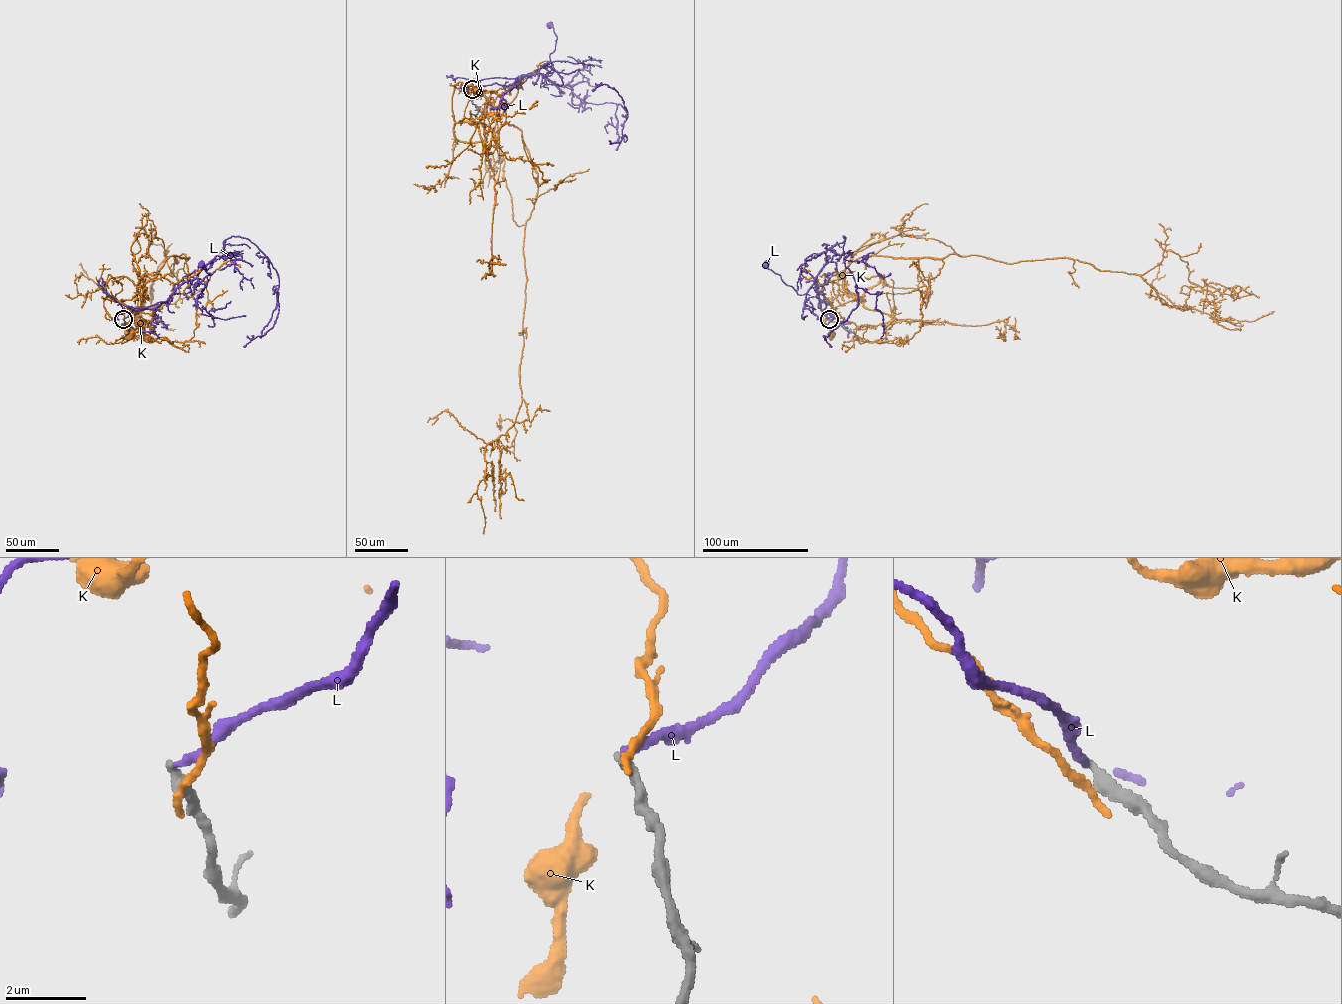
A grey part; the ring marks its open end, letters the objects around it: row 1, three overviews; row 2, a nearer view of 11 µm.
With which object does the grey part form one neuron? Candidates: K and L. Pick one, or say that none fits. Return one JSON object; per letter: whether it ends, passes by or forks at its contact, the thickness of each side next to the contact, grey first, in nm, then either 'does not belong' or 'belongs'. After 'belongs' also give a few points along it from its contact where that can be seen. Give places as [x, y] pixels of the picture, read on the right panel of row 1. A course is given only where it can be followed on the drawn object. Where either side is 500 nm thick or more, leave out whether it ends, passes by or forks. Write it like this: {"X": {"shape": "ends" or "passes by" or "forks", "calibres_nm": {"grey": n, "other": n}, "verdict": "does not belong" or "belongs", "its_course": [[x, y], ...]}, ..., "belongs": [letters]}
{"K": {"shape": "ends", "calibres_nm": {"grey": 340, "other": 240}, "verdict": "does not belong"}, "L": {"shape": "ends", "calibres_nm": {"grey": 280, "other": 200}, "verdict": "belongs", "its_course": [[829, 319], [818, 307], [815, 278], [807, 292], [798, 294], [766, 264]]}, "belongs": ["L"]}

